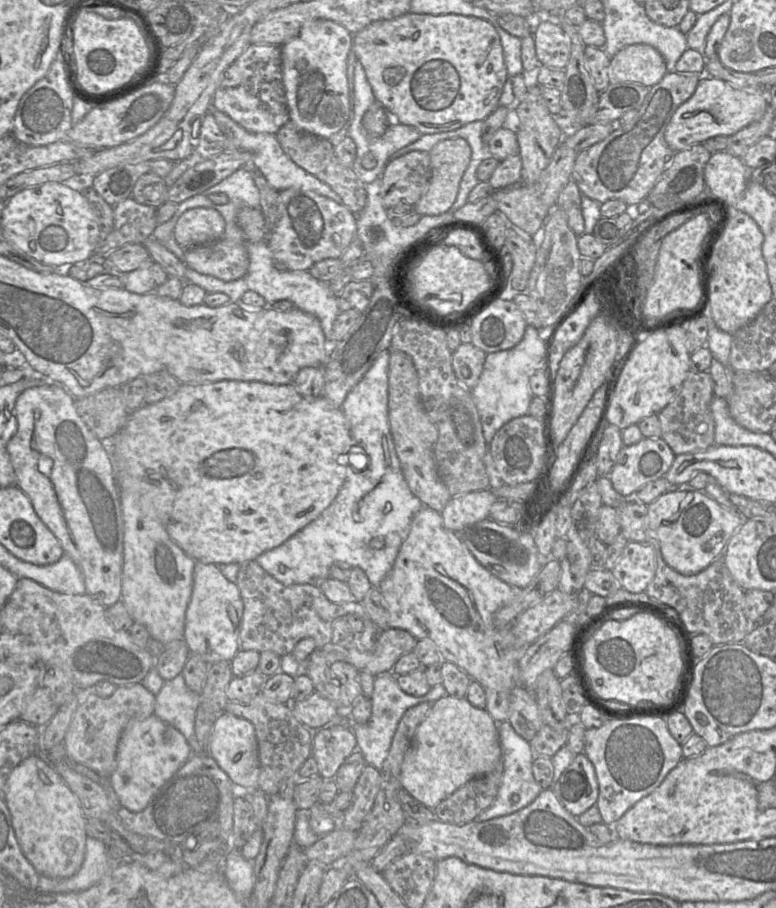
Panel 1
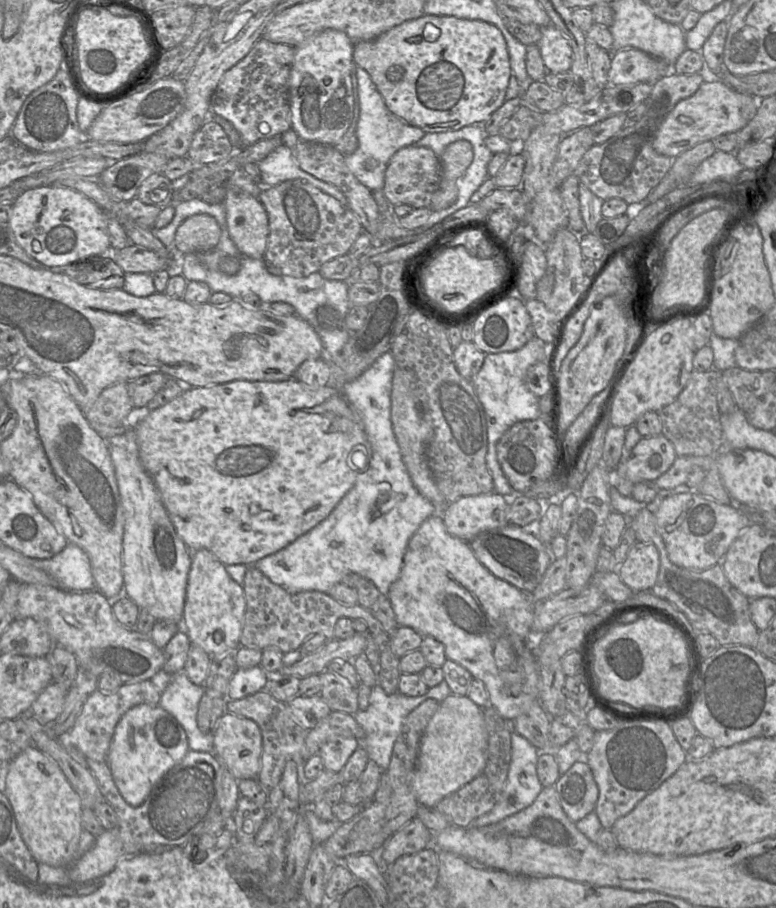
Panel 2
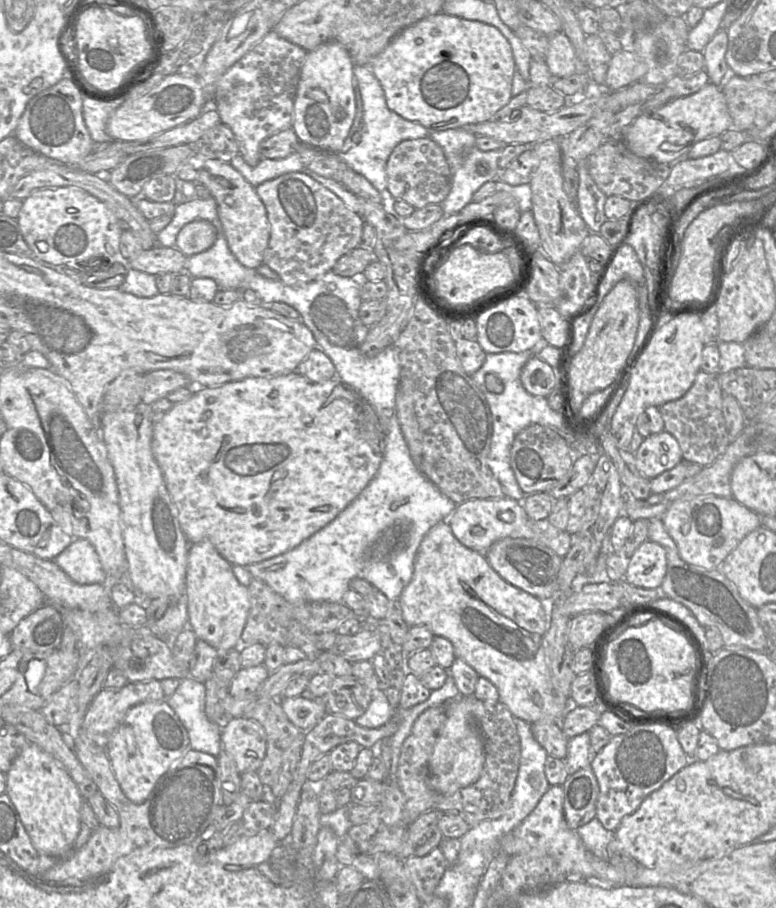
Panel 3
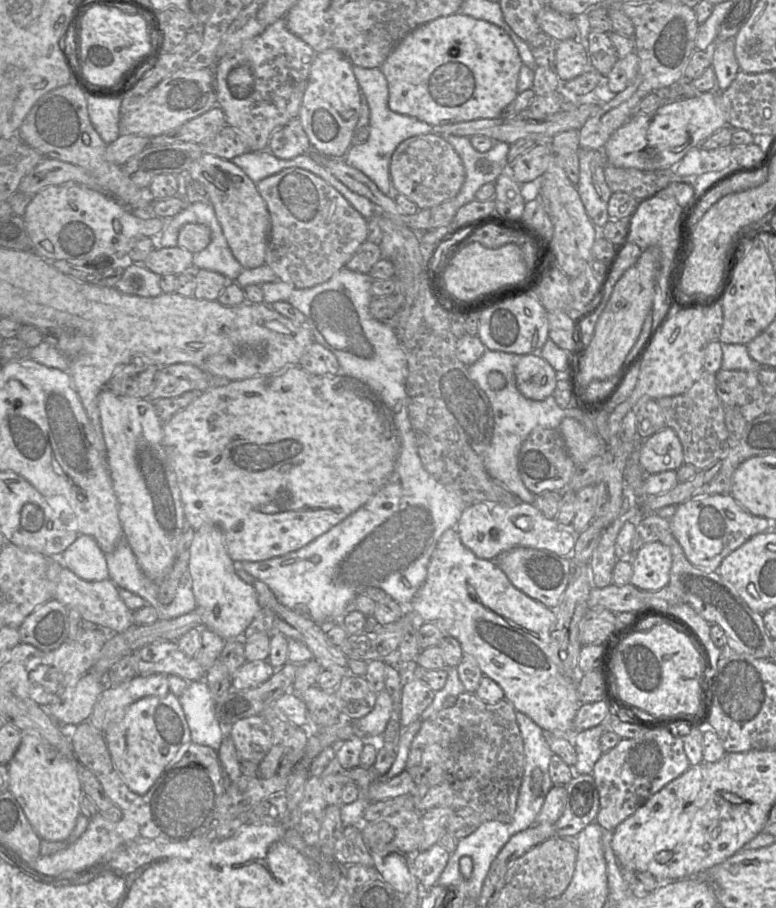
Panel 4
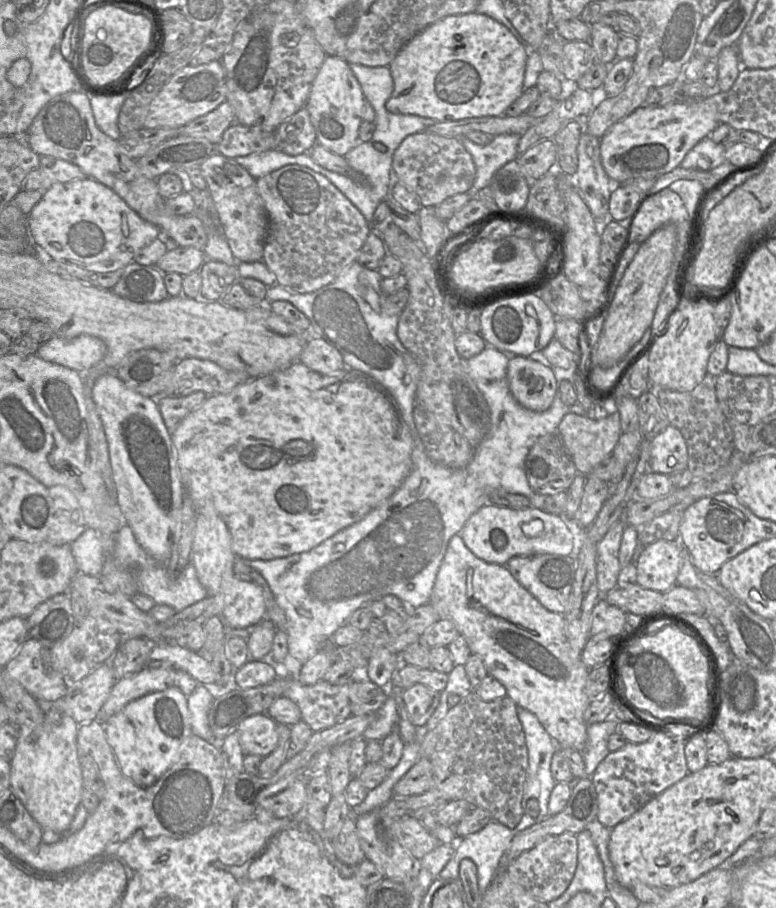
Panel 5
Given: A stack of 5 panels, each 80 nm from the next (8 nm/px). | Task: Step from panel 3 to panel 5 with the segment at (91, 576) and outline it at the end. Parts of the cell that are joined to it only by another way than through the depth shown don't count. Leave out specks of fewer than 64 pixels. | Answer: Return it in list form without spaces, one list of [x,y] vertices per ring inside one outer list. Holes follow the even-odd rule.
[[[86,528],[70,547],[78,572],[99,578],[105,560],[102,535],[93,528]]]

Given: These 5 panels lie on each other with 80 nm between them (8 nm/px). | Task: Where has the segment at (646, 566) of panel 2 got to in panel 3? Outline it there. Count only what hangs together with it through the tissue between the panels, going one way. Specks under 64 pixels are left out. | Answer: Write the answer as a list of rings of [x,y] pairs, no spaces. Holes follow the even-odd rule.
[[[647,540],[631,556],[625,581],[636,587],[656,589],[661,586],[666,571],[667,559],[664,548]]]

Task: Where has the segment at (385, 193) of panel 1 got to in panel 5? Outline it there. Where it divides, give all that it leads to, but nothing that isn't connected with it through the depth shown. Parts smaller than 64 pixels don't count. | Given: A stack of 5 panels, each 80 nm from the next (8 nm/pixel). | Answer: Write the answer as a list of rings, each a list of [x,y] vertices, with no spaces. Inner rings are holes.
[[[426,131],[411,134],[401,142],[394,152],[392,168],[398,182],[415,193],[424,207],[435,207],[453,195],[466,193],[476,177],[473,158],[459,138]]]

